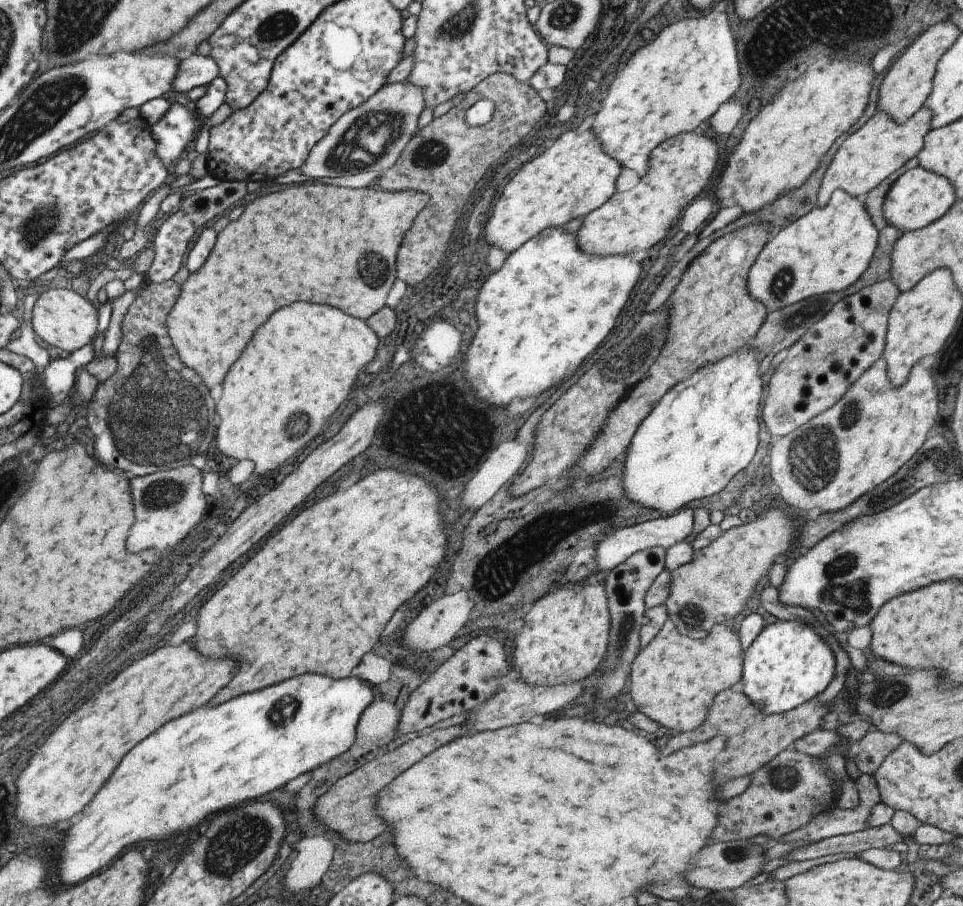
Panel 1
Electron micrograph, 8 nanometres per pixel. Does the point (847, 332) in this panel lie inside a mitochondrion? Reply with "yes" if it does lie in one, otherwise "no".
no

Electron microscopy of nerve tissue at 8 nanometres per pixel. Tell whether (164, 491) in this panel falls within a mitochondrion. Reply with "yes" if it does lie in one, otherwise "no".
yes

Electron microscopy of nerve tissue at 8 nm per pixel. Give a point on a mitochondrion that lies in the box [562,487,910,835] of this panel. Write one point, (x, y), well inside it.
(841, 572)

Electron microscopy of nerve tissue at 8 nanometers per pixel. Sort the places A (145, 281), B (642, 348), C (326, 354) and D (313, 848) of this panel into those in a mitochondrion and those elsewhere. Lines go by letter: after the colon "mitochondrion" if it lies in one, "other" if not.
A: other
B: mitochondrion
C: other
D: other

